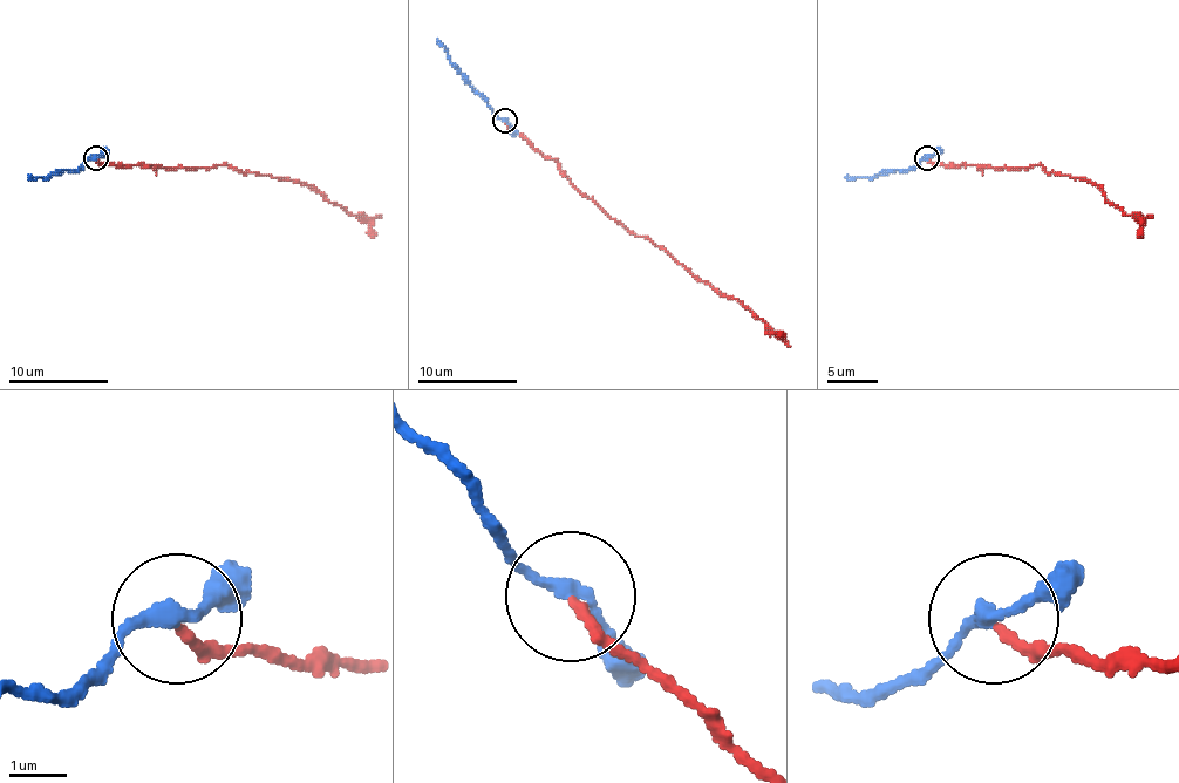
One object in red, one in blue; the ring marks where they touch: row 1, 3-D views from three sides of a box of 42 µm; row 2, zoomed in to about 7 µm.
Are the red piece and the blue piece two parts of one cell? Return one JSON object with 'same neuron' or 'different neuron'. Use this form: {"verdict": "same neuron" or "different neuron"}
{"verdict": "different neuron"}

